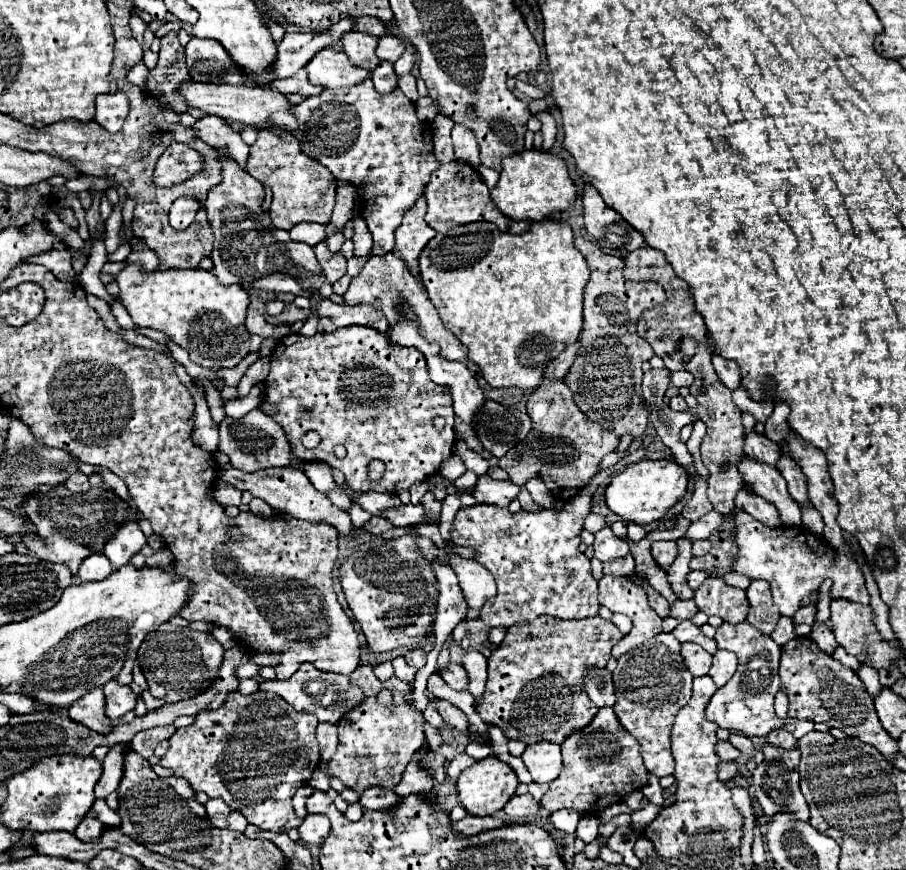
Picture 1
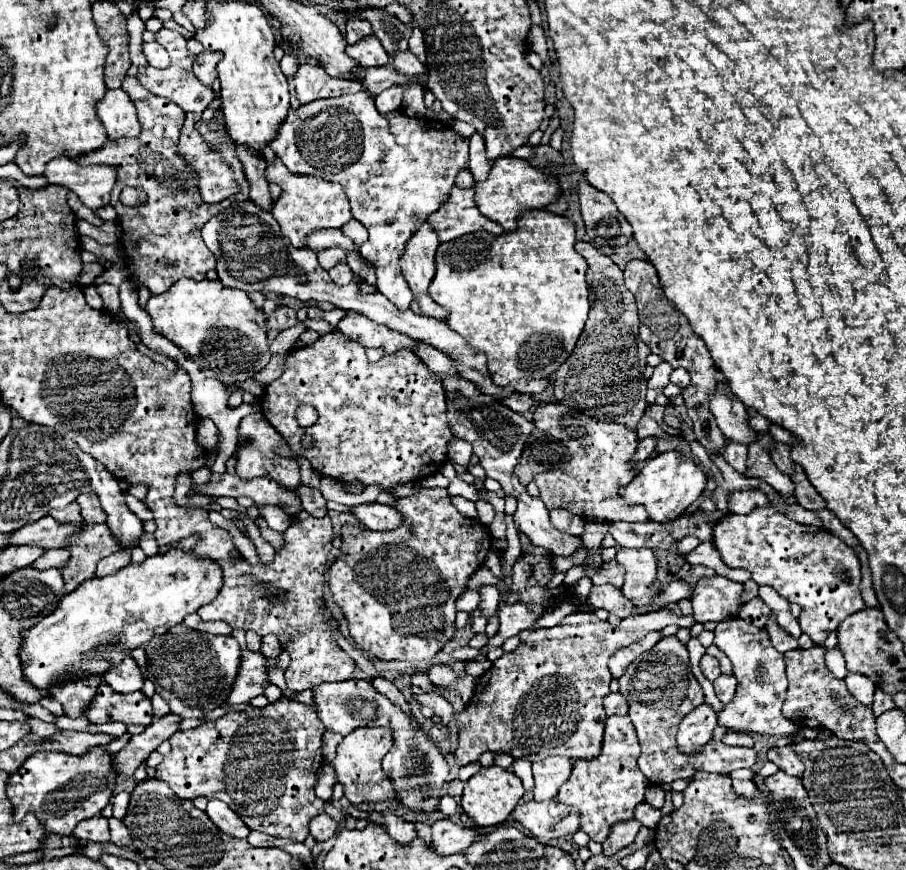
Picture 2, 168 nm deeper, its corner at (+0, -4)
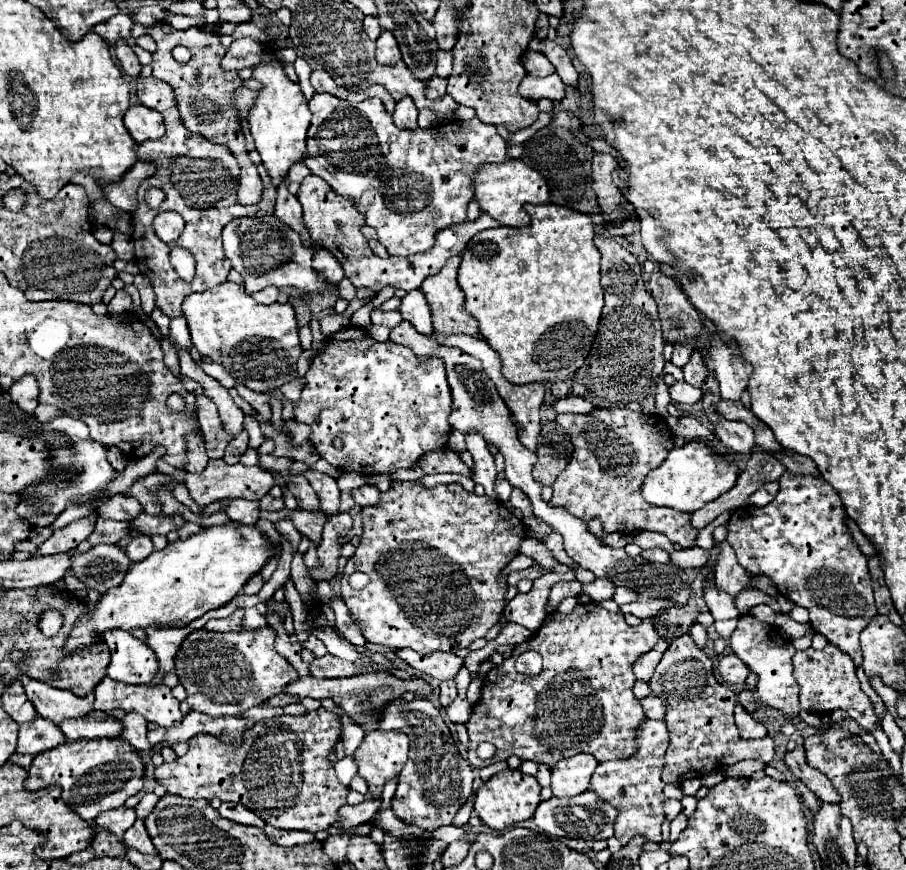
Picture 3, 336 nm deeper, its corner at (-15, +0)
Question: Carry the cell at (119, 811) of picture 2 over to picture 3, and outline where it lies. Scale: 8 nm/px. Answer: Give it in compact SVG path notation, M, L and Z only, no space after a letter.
M146 793L142 799L140 799L140 803L136 805L136 815L140 817L140 819L146 819L146 815L152 811L152 807L158 803L158 797L154 795L154 793Z

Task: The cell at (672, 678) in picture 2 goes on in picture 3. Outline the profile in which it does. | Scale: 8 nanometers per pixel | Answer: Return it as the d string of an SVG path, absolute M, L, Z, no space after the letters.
M686 633L686 637L676 637L676 641L670 643L654 669L652 681L648 681L652 695L660 697L666 707L664 723L670 731L670 745L662 769L662 779L666 783L678 785L686 779L704 777L710 771L724 769L744 759L770 763L776 755L770 737L764 737L764 741L744 741L740 737L732 717L736 693L716 681L712 665L712 659Z

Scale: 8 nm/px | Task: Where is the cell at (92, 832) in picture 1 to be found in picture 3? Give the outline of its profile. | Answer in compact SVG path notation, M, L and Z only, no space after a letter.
M116 807L112 811L104 811L96 817L96 825L114 833L120 841L126 833L126 829L130 829L136 821L136 813L134 809L128 809L128 807Z

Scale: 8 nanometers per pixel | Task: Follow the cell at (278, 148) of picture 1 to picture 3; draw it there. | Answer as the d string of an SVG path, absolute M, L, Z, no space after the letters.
M316 175L304 177L304 181L300 183L298 201L302 203L302 209L304 209L304 225L310 233L310 239L318 243L320 247L328 249L332 255L336 255L336 259L344 267L344 275L354 283L354 287L370 287L372 291L380 291L382 287L390 283L396 289L404 289L404 291L418 289L424 277L434 275L444 267L446 259L460 255L472 235L488 227L500 225L496 219L488 217L488 213L480 213L476 221L464 221L460 225L450 225L442 229L440 233L436 233L436 243L428 253L382 259L372 253L372 249L368 247L368 239L360 233L360 227L364 225L364 213L360 213L356 205L348 201L348 197L340 197L336 191L332 191L332 187L326 181L322 181L322 177L316 177Z

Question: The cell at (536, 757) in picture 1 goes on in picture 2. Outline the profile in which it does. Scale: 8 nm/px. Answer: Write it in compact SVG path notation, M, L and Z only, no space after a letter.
M547 757L539 763L533 763L535 799L537 801L553 799L559 787L569 779L571 771L573 771L573 761L569 761L569 757Z

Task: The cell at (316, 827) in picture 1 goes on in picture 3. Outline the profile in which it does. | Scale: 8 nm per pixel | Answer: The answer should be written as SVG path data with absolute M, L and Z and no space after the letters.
M366 797L366 801L362 801L360 805L342 805L338 825L344 831L348 831L352 827L368 823L372 815L378 811L378 807L380 807L380 799L372 799L372 797Z

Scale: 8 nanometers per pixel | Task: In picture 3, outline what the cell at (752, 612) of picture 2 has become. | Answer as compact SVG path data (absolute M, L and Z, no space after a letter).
M756 605L750 615L754 615L756 619L768 623L768 625L774 625L774 619L776 619L776 611L770 607L770 605Z

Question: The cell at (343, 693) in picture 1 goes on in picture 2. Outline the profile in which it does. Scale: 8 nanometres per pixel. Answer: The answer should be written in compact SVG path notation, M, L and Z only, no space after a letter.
M345 679L337 683L325 683L313 687L315 709L323 725L335 733L349 735L357 727L389 727L393 729L395 743L383 759L383 771L391 779L395 789L395 799L415 811L431 815L439 809L439 799L443 797L443 785L449 781L449 763L445 761L439 747L429 739L421 725L415 725L399 705L393 705L385 695L381 695L371 681L365 679Z

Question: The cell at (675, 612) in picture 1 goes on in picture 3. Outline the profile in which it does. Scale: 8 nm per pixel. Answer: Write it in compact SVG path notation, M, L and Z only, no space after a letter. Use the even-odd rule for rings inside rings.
M584 605L582 613L572 611L570 614L548 615L546 623L532 635L530 641L518 645L512 655L498 667L494 667L484 677L484 689L480 701L472 709L472 717L466 723L470 733L470 749L468 761L474 767L486 767L498 761L508 759L510 755L518 755L520 759L530 759L544 765L556 765L560 759L572 757L576 753L592 753L600 763L610 759L626 759L636 751L636 727L644 719L644 711L638 699L632 693L632 685L636 681L632 673L632 663L638 655L646 653L656 645L658 633L652 625L652 619L644 619L638 627L630 627L624 621L622 613L610 613L600 605ZM522 651L538 651L544 659L544 667L538 675L522 675L514 669L516 657ZM482 741L490 741L496 747L496 755L492 759L478 759L476 747Z

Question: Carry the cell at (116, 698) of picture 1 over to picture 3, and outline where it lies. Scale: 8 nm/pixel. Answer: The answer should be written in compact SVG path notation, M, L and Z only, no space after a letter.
M104 677L102 683L94 689L94 697L96 697L96 709L100 709L100 711L112 711L112 709L122 709L126 713L136 711L136 713L144 715L146 721L152 721L160 727L172 727L182 721L180 701L172 695L170 687L166 687L166 685L126 685L126 683L118 683L110 677Z

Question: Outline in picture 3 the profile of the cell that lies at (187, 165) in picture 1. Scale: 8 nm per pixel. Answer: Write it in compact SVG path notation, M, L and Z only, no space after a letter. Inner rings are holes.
M166 23L152 25L148 35L152 35L158 45L156 53L152 55L152 63L150 63L152 75L174 87L182 121L184 121L184 125L188 125L188 129L192 133L200 133L208 141L226 145L228 149L232 149L232 155L236 157L236 161L240 165L238 193L236 193L238 203L240 205L256 205L262 197L262 181L260 181L260 175L258 175L254 163L250 161L250 155L244 145L244 135L238 127L238 113L232 107L232 93L242 85L242 79L234 71L228 73L228 71L220 69L220 59L226 53L226 49L220 45L220 35L204 33L198 27L176 31ZM174 45L188 47L192 53L192 59L188 63L176 63L170 55L170 49Z

